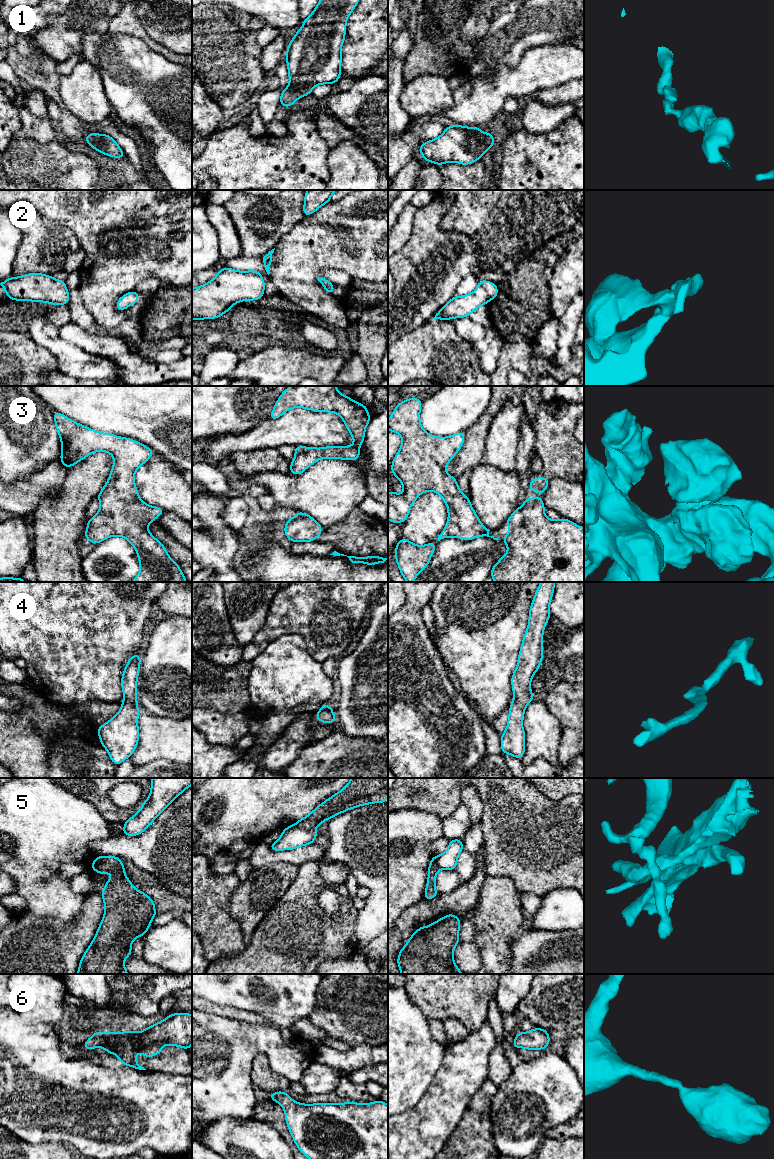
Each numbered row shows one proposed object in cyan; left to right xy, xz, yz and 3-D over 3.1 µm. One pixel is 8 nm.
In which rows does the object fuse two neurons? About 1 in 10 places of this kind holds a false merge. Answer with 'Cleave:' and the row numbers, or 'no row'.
Cleave: 5

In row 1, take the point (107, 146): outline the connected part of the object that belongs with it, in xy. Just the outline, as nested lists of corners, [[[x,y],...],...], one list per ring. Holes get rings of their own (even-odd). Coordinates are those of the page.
[[[89,133],[85,137],[85,142],[88,145],[92,146],[95,151],[99,151],[104,155],[114,158],[126,157],[125,153],[122,151],[119,145],[109,135]]]

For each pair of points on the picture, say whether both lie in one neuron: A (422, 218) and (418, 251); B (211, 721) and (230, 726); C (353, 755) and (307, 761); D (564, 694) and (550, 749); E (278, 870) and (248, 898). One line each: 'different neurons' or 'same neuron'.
A: same neuron
B: same neuron
C: same neuron
D: different neurons
E: same neuron

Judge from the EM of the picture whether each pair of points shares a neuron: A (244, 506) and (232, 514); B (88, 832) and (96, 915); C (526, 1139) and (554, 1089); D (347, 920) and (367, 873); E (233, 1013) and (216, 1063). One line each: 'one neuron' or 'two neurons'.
A: one neuron
B: two neurons
C: one neuron
D: two neurons
E: two neurons

